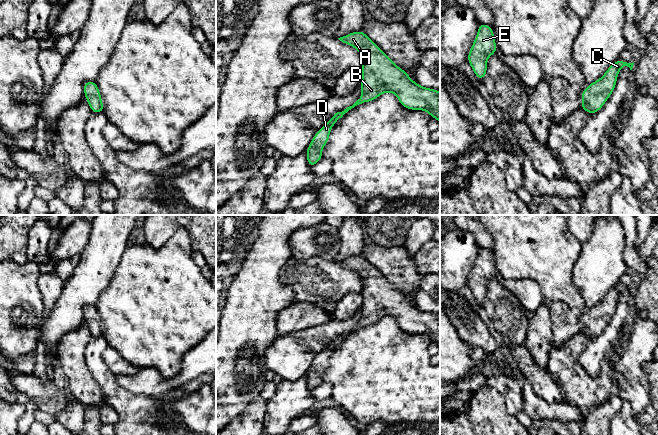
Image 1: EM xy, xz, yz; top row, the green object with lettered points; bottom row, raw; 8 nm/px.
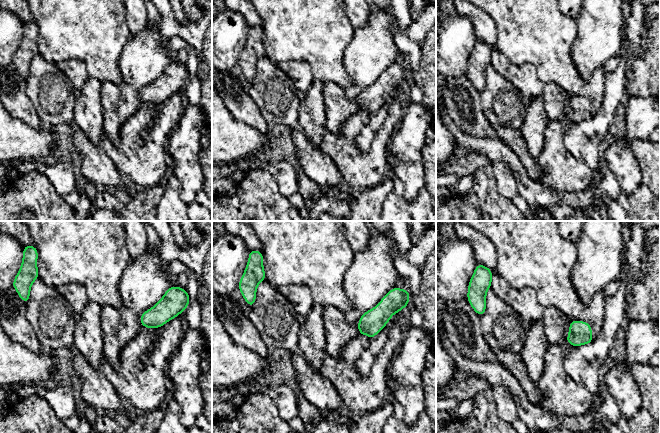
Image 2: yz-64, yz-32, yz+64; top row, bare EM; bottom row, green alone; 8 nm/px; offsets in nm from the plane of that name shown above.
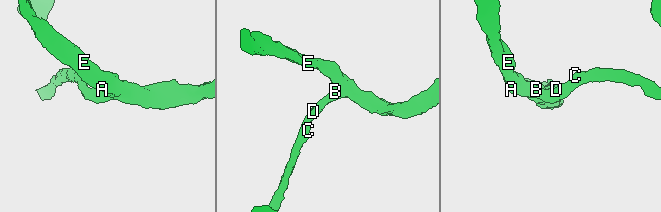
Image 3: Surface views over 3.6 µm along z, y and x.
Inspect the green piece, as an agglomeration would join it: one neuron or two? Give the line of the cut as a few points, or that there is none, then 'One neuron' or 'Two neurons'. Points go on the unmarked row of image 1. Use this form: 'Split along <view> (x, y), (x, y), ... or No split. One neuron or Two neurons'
No split. One neuron

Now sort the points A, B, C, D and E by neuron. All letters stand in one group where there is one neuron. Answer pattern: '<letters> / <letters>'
A B C D E

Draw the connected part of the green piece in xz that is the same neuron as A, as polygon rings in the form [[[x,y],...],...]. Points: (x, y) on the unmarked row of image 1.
[[[362,255],[349,257],[338,262],[348,268],[362,280],[363,302],[360,307],[361,321],[342,336],[335,337],[328,346],[313,360],[306,378],[308,390],[312,392],[322,380],[322,372],[328,367],[329,359],[335,347],[345,337],[364,326],[370,326],[382,317],[393,316],[400,328],[410,334],[425,334],[440,347],[440,316],[422,311],[397,289]]]

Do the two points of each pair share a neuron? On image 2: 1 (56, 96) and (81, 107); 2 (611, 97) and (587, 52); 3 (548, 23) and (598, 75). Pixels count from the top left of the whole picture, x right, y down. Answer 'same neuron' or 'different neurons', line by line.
1: different neurons
2: different neurons
3: same neuron

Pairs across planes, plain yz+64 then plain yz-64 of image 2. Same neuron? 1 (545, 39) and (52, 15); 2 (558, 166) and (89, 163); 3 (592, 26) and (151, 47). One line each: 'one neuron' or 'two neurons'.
1: one neuron
2: two neurons
3: one neuron

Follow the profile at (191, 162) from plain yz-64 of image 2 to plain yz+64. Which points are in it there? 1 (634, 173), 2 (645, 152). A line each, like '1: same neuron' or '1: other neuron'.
1: same neuron
2: other neuron

